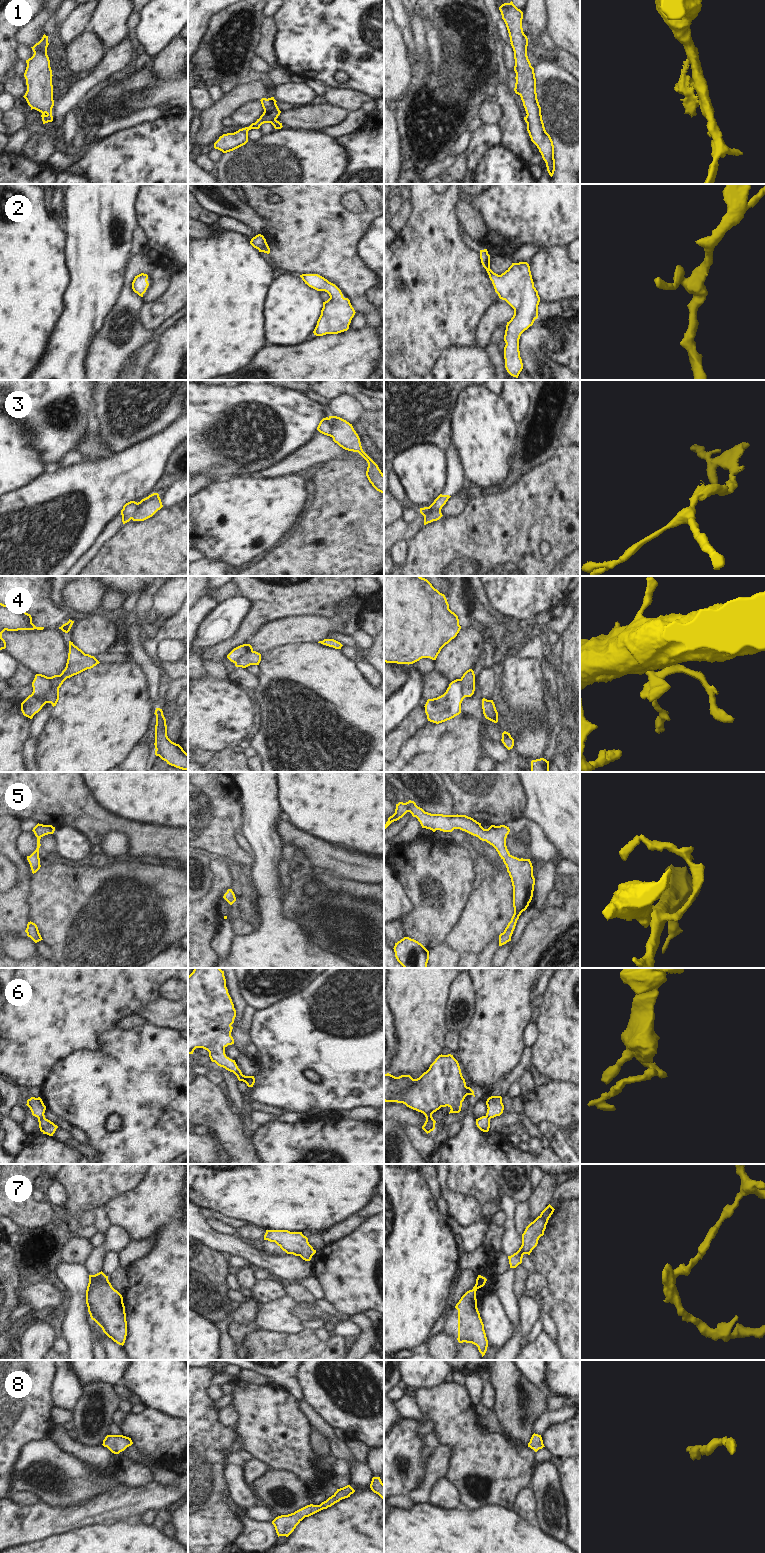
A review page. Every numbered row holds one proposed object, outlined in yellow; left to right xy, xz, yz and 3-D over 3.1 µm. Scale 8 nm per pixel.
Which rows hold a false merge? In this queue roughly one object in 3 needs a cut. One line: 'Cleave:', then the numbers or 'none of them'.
Cleave: 1, 3, 4, 6

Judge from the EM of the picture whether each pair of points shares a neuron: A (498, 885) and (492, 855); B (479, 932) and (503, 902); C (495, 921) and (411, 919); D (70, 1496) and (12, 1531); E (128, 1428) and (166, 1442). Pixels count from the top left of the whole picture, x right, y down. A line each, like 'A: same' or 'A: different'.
A: different
B: same
C: different
D: different
E: same

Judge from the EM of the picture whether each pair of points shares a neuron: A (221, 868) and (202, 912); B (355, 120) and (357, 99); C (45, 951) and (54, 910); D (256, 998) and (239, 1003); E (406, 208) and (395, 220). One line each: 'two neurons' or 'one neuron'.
A: one neuron
B: two neurons
C: two neurons
D: two neurons
E: one neuron

